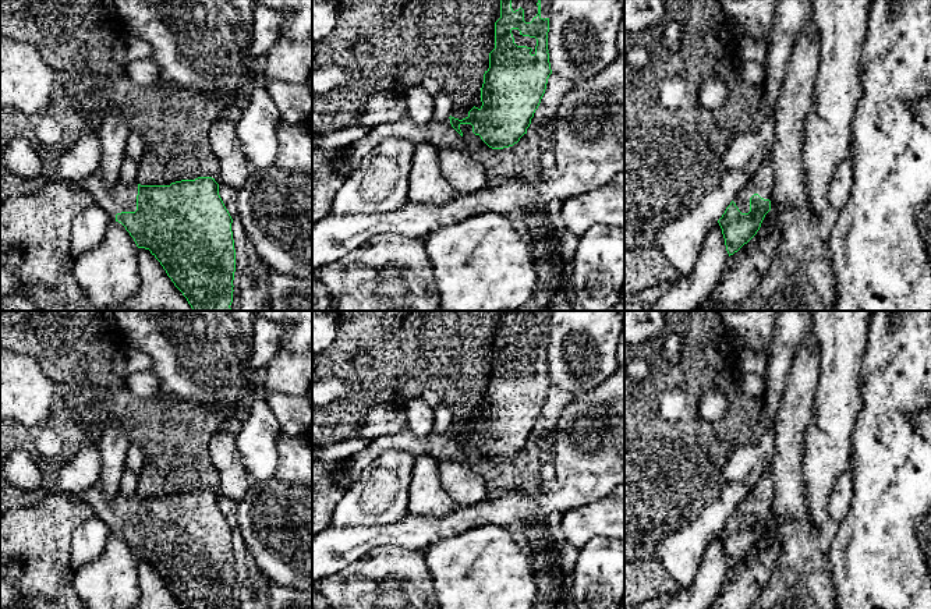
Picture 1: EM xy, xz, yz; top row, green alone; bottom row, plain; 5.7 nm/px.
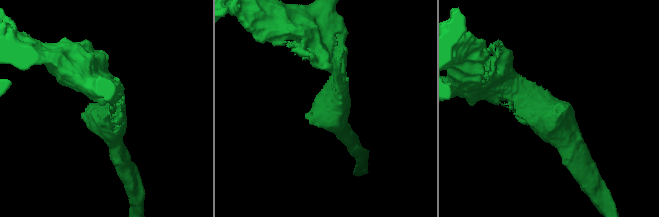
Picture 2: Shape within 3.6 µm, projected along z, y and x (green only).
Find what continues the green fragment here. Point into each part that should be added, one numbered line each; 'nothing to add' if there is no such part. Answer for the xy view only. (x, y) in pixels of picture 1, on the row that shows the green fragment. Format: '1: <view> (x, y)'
1: xy (120, 198)

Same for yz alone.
1: yz (763, 181)

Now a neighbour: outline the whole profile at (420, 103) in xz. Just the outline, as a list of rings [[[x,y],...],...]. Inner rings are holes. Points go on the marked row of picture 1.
[[[421,85],[407,93],[407,118],[422,125],[435,118],[435,96]]]

